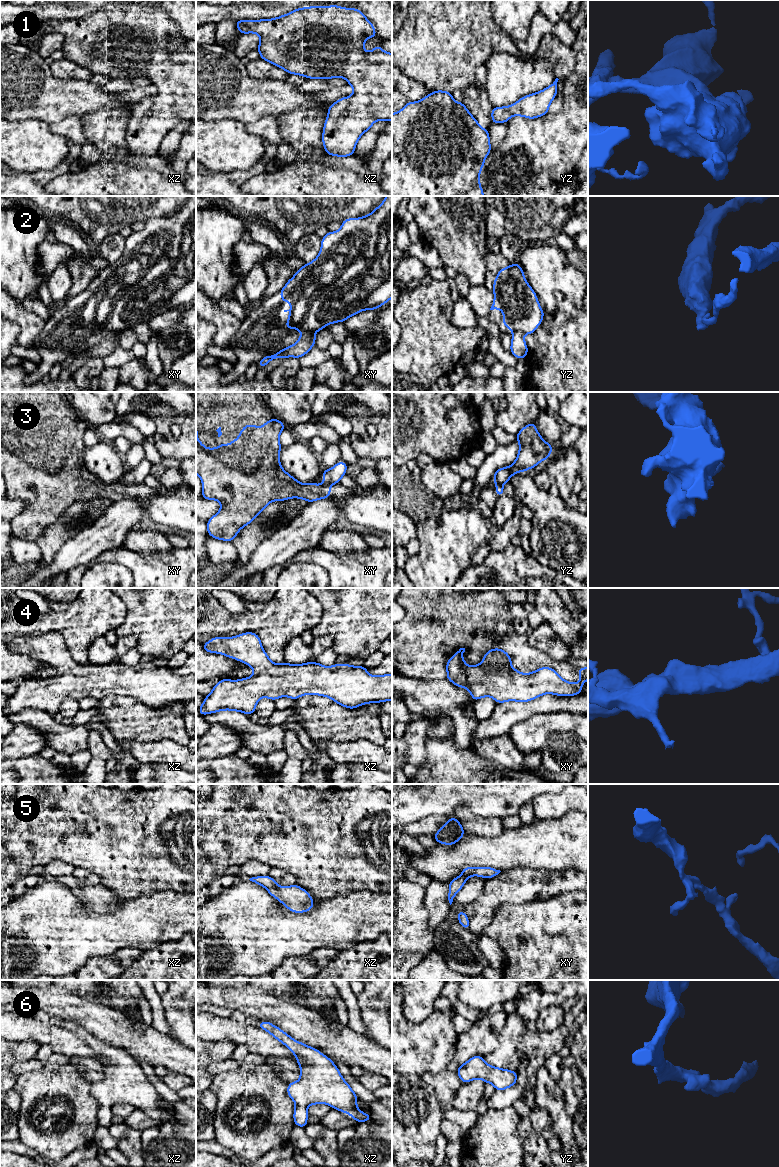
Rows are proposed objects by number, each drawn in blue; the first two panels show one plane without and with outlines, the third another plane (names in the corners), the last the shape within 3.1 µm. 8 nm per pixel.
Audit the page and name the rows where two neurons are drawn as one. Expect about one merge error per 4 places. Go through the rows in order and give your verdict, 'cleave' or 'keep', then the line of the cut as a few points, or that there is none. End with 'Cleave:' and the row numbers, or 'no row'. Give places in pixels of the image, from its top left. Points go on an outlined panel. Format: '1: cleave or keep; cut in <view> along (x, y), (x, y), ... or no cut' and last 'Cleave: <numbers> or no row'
1: keep; no cut
2: cleave; cut in xy along (314, 331), (303, 332)
3: cleave; cut in yz along (495, 483), (501, 485)
4: keep; no cut
5: keep; no cut
6: keep; no cut
Cleave: 2, 3

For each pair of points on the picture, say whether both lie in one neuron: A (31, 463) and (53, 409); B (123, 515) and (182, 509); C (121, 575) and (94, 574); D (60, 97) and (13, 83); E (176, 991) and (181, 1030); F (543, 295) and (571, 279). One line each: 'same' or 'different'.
A: same
B: different
C: same
D: same
E: same
F: same

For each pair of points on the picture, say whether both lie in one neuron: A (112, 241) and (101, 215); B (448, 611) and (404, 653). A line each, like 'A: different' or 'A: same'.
A: different
B: same

